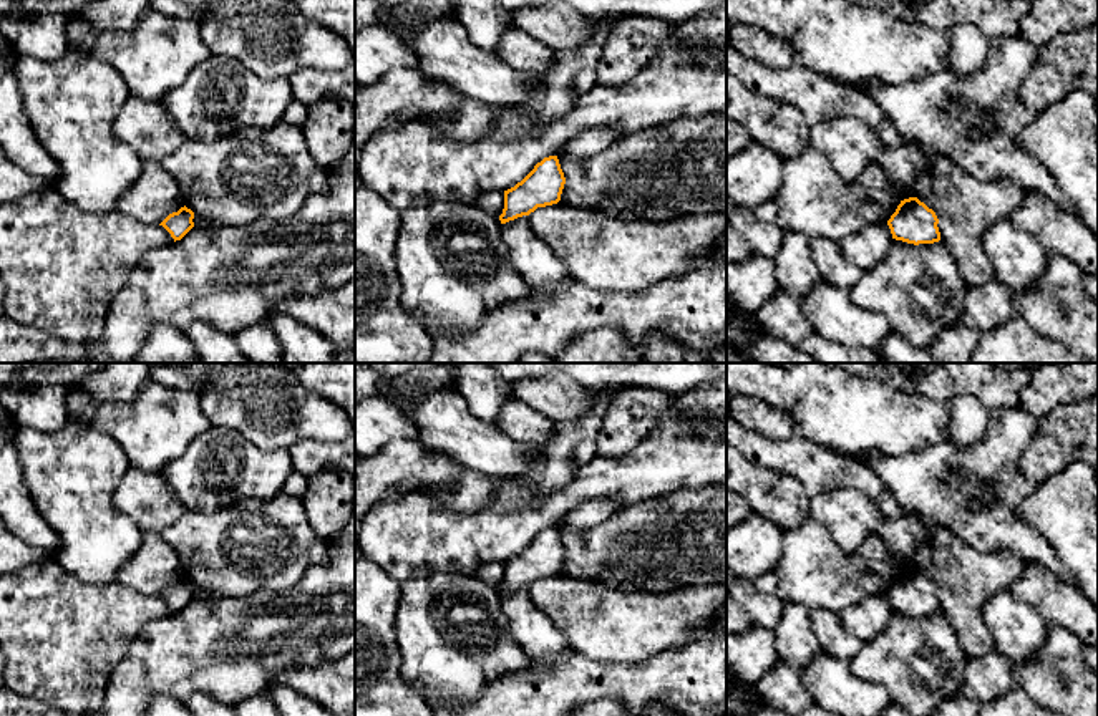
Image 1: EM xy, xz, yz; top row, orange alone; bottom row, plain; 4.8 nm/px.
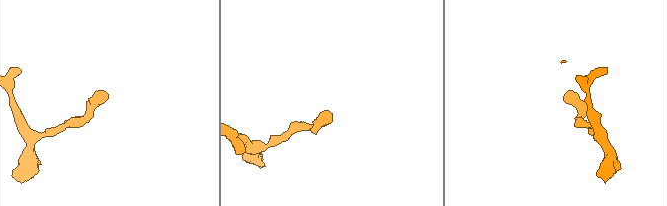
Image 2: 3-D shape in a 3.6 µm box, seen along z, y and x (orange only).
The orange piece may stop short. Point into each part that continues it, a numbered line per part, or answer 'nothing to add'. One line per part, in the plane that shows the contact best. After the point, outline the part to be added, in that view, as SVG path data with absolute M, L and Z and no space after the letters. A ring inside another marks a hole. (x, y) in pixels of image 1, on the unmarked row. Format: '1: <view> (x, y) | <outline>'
nothing to add

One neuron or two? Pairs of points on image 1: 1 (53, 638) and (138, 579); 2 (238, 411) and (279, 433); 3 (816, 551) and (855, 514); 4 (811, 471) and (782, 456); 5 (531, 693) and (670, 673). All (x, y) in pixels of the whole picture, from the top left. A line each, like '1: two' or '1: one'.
1: two
2: one
3: two
4: one
5: one

